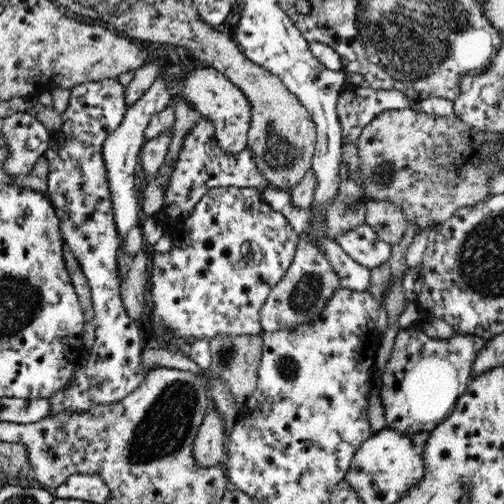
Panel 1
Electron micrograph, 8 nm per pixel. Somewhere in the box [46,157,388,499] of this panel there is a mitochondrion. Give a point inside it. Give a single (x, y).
(163, 430)

